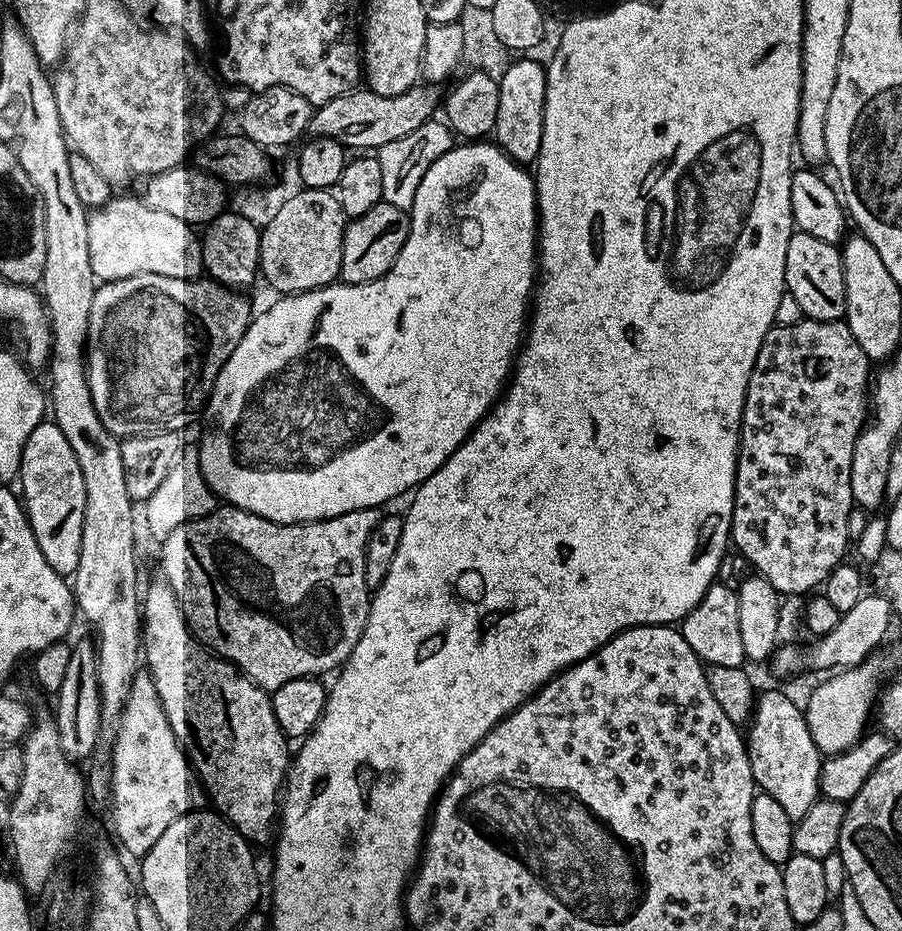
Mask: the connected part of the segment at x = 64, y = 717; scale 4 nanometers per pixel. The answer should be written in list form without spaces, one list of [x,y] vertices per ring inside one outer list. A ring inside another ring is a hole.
[[[91,643],[76,644],[70,654],[70,667],[66,669],[66,679],[62,682],[62,690],[55,693],[56,713],[54,719],[58,738],[62,742],[62,750],[66,758],[74,762],[87,761],[97,751],[96,743],[102,740],[100,735],[100,687],[98,686],[98,670],[96,669],[96,650]]]

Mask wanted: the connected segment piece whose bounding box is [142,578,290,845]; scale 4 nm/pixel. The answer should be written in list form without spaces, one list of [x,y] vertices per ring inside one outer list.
[[[156,578],[142,592],[142,660],[146,671],[152,675],[162,710],[166,710],[166,718],[170,722],[170,730],[174,730],[174,738],[180,743],[180,749],[188,755],[192,770],[210,804],[212,800],[211,807],[240,831],[245,840],[257,845],[267,840],[269,843],[274,836],[278,801],[290,767],[290,740],[274,718],[271,695],[230,661],[209,652],[192,635],[172,587],[163,578]]]

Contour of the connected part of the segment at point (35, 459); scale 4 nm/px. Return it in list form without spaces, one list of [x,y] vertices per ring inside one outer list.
[[[41,422],[34,426],[30,438],[26,438],[20,470],[18,473],[19,495],[22,497],[24,513],[28,515],[30,526],[34,530],[34,538],[38,542],[38,550],[42,550],[42,558],[54,566],[54,570],[65,578],[75,576],[78,570],[78,557],[82,554],[82,518],[86,514],[86,482],[82,479],[82,466],[78,466],[78,457],[70,442],[66,442],[66,434],[58,430],[54,422]]]

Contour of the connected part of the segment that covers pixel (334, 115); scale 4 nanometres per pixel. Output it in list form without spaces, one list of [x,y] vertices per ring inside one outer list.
[[[417,86],[402,94],[383,96],[367,90],[353,90],[319,105],[313,111],[308,132],[312,136],[325,136],[336,140],[348,150],[379,150],[388,142],[394,142],[395,139],[413,133],[418,126],[433,119],[435,112],[432,111],[435,108],[437,111],[442,100],[441,93],[438,94],[436,91],[437,89],[432,86]]]

